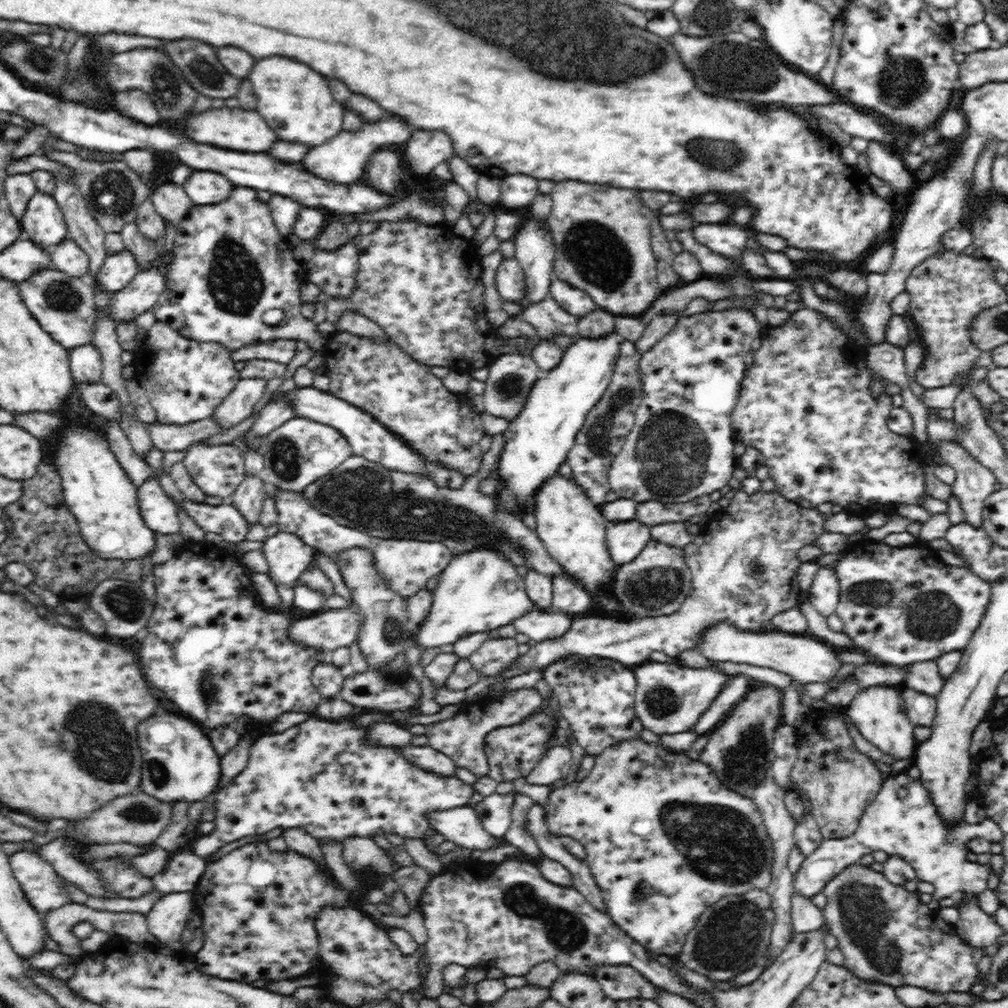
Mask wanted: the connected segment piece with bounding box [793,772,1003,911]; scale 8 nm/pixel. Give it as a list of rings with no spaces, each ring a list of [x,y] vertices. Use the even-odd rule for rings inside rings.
[[[901,772],[882,783],[882,788],[875,794],[874,800],[863,810],[854,834],[847,835],[846,838],[824,840],[812,854],[805,856],[798,871],[794,873],[795,893],[811,899],[824,890],[826,882],[830,882],[836,874],[842,874],[846,866],[858,862],[872,850],[881,850],[888,856],[904,858],[913,866],[917,880],[934,886],[932,899],[927,905],[938,911],[942,898],[950,898],[956,892],[963,891],[977,896],[988,888],[988,869],[985,866],[970,865],[966,858],[966,842],[978,836],[990,843],[1003,841],[1001,828],[987,817],[977,824],[970,824],[962,819],[956,828],[947,828],[942,817],[935,812],[934,801],[921,780],[914,780]],[[900,786],[908,790],[906,796],[898,796]]]

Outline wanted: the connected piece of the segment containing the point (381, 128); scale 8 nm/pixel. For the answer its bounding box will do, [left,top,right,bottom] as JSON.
[301,114,412,184]

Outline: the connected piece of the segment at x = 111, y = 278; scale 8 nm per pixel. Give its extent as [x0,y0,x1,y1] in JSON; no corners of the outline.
[96,248,139,293]

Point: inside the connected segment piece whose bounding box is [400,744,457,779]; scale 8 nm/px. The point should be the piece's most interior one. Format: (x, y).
(427, 758)

